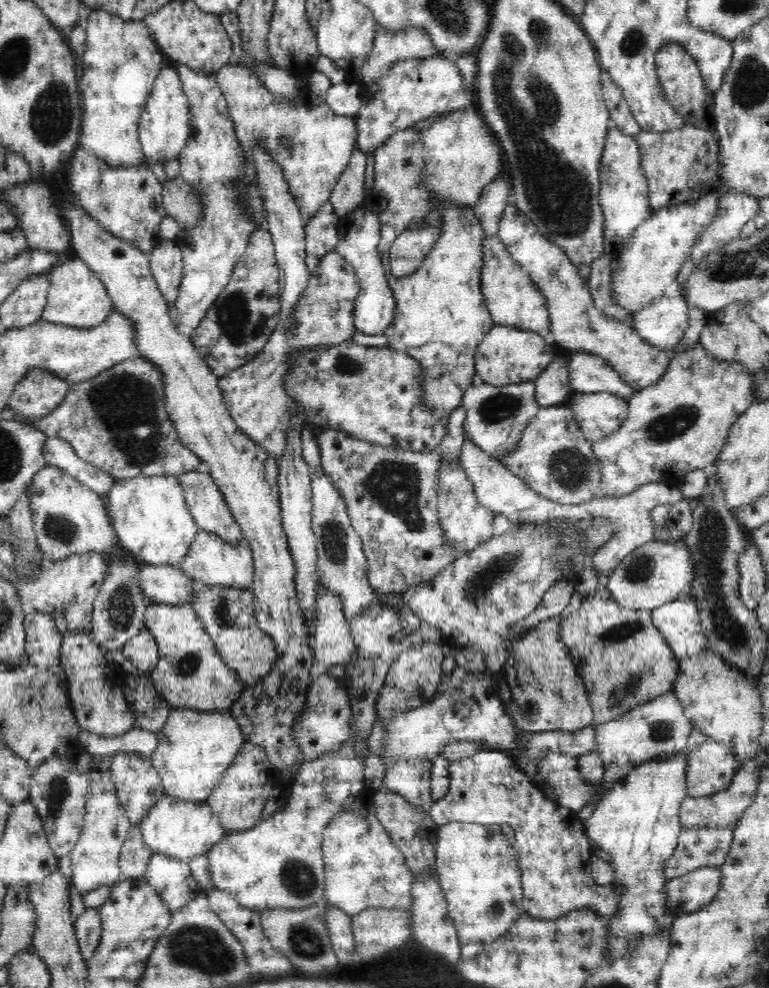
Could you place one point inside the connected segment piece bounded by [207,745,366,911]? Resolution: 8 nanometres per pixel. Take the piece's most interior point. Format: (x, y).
(277, 864)

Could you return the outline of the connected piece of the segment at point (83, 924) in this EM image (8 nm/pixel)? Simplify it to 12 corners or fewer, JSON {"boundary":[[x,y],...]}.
{"boundary":[[86,908],[74,922],[88,960],[101,941],[100,910]]}

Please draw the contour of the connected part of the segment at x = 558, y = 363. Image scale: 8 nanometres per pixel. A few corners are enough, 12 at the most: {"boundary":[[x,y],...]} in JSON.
{"boundary":[[561,350],[535,378],[541,407],[567,404],[573,388]]}

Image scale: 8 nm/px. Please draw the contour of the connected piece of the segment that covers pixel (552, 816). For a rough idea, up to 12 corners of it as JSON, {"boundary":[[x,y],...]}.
{"boundary":[[505,751],[450,761],[429,813],[513,829],[525,912],[611,918],[583,819]]}

